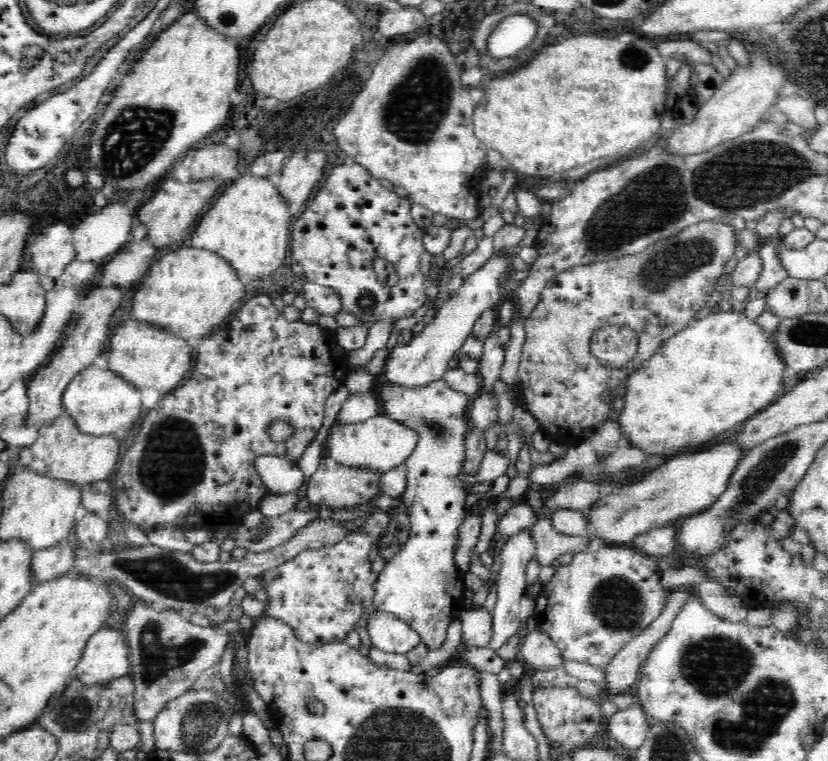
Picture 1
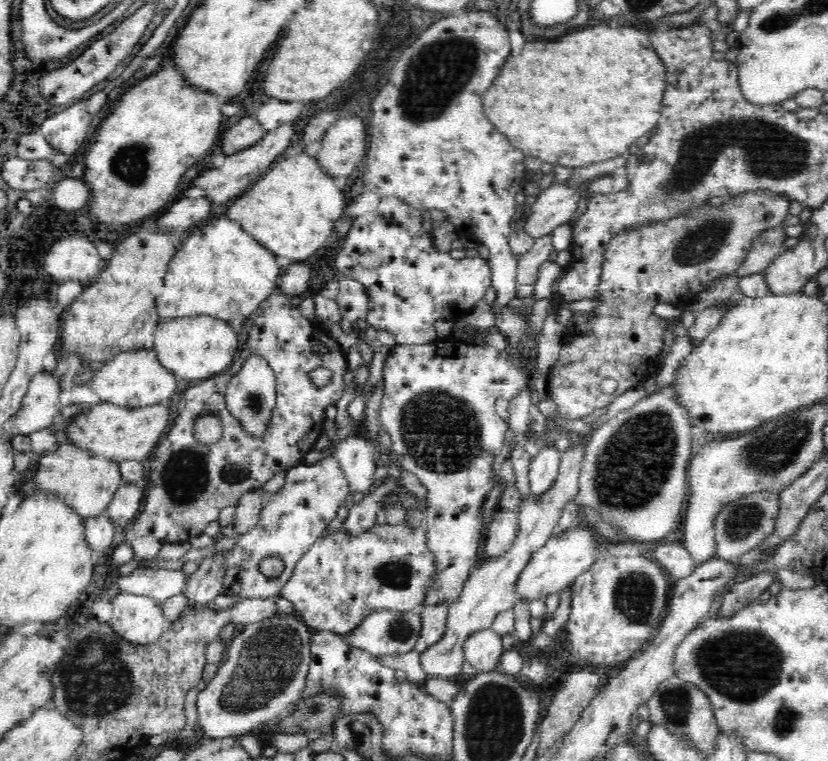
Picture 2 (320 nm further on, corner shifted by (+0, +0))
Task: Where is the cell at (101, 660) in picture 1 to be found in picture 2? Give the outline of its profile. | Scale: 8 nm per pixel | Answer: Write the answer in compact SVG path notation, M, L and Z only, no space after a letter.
M124 592L113 593L112 616L107 623L118 638L131 646L150 646L168 627L163 621L161 605L147 597Z

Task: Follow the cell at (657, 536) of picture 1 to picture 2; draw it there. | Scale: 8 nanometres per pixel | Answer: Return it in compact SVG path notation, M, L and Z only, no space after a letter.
M660 540L654 544L653 555L673 582L682 580L684 576L690 576L694 572L694 561L690 560L686 547L676 540Z

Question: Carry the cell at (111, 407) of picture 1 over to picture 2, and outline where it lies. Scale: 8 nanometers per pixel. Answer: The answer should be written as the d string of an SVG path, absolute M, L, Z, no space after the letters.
M138 350L118 353L94 373L94 378L87 386L98 396L100 403L133 411L169 401L176 392L177 380L158 365L154 352Z

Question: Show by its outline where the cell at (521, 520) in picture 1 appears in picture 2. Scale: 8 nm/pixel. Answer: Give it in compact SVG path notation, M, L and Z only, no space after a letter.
M497 511L489 523L483 556L498 556L508 550L515 539L519 519L515 512Z

